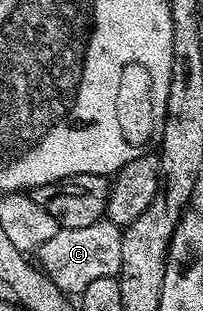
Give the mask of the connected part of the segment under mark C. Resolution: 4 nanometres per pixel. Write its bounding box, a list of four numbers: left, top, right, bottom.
[35,219,122,295]

